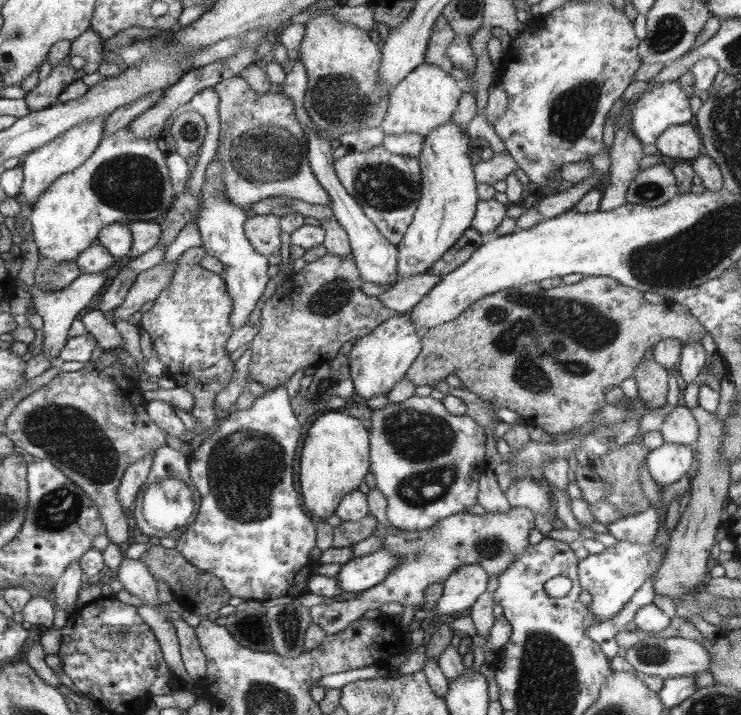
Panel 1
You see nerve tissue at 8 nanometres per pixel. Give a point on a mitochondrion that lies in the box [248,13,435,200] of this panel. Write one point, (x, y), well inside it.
(338, 99)

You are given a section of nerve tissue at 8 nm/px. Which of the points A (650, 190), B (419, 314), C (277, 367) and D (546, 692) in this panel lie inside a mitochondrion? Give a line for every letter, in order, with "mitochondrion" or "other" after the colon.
A: mitochondrion
B: other
C: other
D: mitochondrion

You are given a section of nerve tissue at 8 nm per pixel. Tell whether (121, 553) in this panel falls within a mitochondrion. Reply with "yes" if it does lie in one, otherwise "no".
no

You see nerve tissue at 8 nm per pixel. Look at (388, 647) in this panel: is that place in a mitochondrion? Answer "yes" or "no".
no

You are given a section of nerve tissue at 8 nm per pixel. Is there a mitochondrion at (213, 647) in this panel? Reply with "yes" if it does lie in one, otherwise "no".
no

